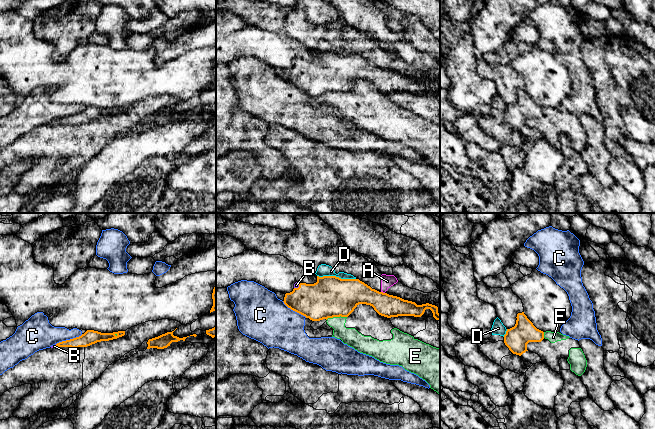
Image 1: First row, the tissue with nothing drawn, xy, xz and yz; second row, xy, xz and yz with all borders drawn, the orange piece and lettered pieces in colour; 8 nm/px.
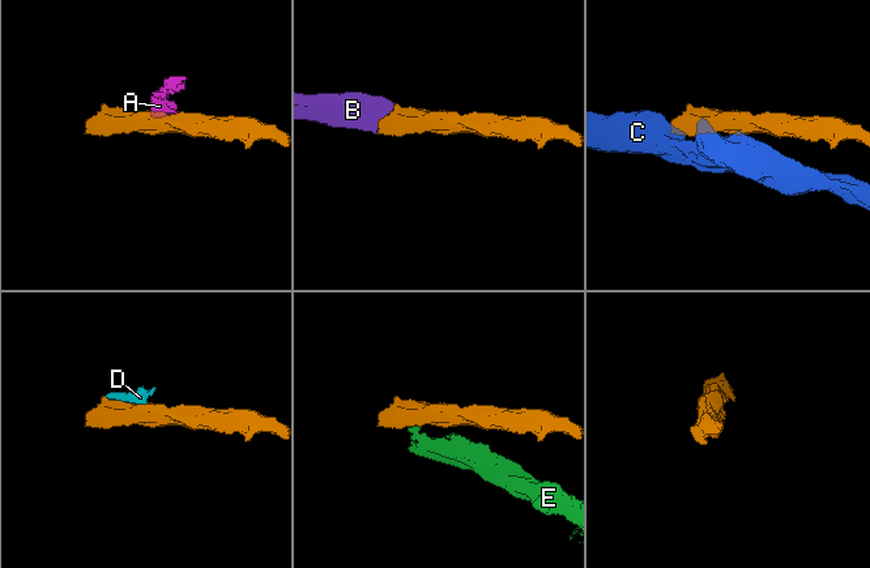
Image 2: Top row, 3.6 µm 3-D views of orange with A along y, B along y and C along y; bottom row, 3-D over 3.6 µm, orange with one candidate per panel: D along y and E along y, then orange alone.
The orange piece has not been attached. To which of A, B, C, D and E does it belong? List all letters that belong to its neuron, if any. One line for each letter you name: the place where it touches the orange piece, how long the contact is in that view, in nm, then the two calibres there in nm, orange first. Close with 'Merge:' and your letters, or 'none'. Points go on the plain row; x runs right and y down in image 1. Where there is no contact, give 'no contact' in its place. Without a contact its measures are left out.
B: meets orange in xz at (299, 62); contact 70 nm long; 320 nm thick on the orange side, 50 nm on the other
Merge: B

